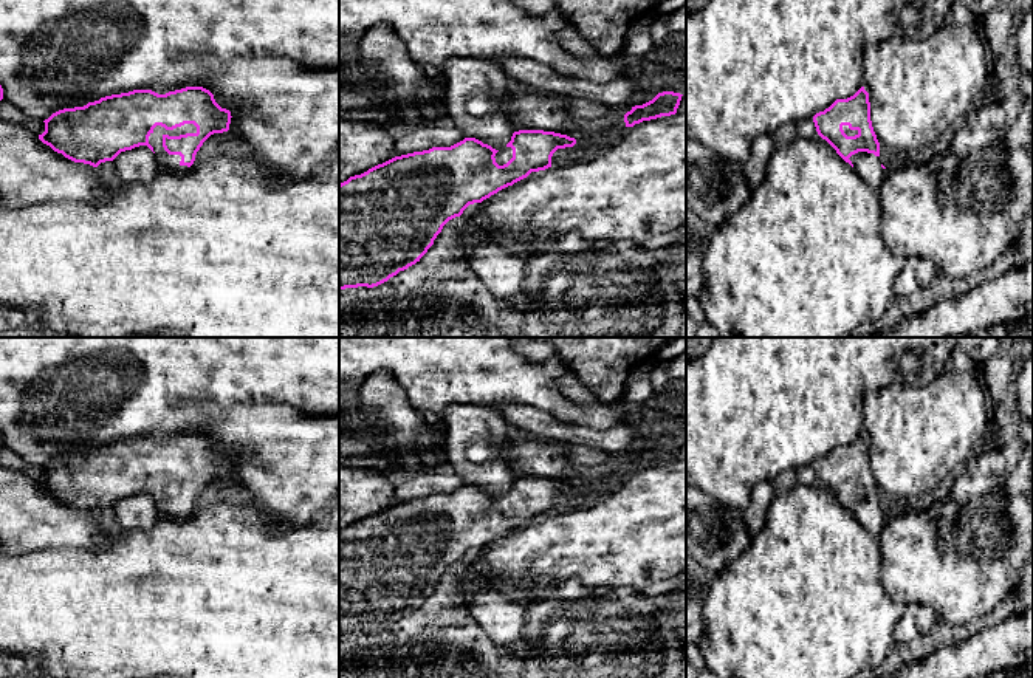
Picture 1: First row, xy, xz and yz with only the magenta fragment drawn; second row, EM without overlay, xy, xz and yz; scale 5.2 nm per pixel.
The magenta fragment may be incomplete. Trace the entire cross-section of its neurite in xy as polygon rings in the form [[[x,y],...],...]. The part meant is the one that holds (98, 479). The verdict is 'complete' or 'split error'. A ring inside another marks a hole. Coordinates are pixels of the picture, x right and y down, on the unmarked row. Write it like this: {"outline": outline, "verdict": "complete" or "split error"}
{"outline": [[[186,433],[158,441],[152,437],[133,437],[112,441],[84,454],[63,455],[45,466],[39,486],[74,509],[98,514],[113,508],[121,498],[147,492],[166,519],[187,519],[203,489],[214,480],[229,477],[231,458],[221,455],[214,441],[203,433]]], "verdict": "split error"}

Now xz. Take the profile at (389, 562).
{"outline": [[[544,477],[514,478],[502,497],[496,497],[475,485],[465,485],[451,494],[432,494],[395,503],[361,522],[350,523],[339,531],[339,636],[373,635],[415,611],[434,591],[443,573],[460,563],[469,551],[482,550],[499,537],[527,525],[531,519],[551,514],[553,500],[575,491],[575,485]]], "verdict": "split error"}

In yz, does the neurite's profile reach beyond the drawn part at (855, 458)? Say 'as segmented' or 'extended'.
extended

